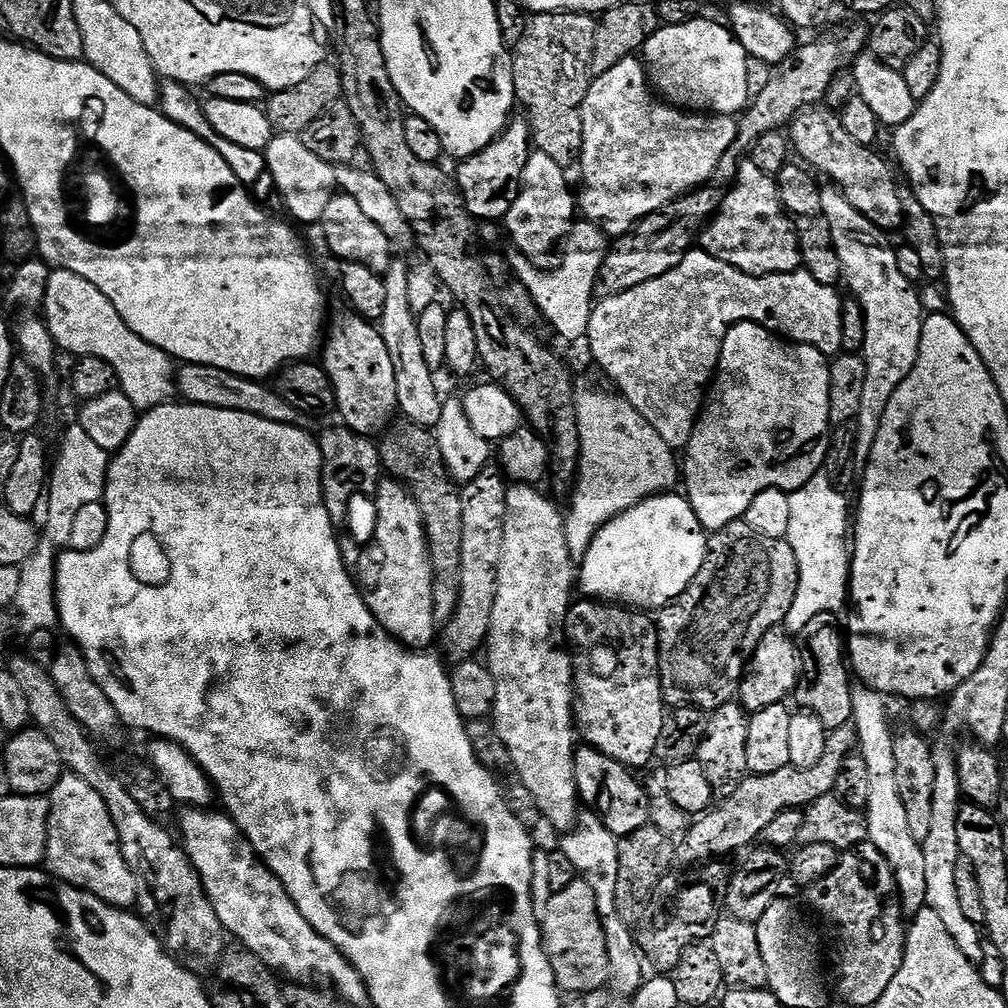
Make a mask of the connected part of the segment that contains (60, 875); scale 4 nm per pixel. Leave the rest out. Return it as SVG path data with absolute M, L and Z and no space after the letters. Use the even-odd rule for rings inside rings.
M71 774L61 775L60 781L53 786L50 793L48 828L64 830L64 832L48 830L48 838L54 838L54 842L58 844L54 852L46 853L46 858L54 858L54 860L46 860L46 868L55 879L94 894L102 902L112 904L115 908L128 910L136 904L138 894L136 874L122 854L120 835L110 818L110 810L106 810L106 802L102 802L94 786L82 782L82 778ZM68 844L72 846L64 854L54 856L58 850L66 848Z

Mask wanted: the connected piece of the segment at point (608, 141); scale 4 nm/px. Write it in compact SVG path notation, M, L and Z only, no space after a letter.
M627 56L625 60L618 62L618 66L599 73L593 79L591 86L588 87L586 102L582 106L582 150L578 157L578 169L580 168L580 176L584 179L584 189L578 192L578 208L582 213L583 219L589 220L591 224L597 224L600 229L608 233L609 237L619 238L625 236L628 232L633 231L636 225L641 220L646 219L647 216L662 210L667 204L674 202L680 196L686 195L701 185L707 185L713 179L715 171L718 169L718 162L722 160L726 150L733 145L736 132L737 121L731 116L697 114L691 110L681 110L679 107L665 102L654 91L648 74L644 71L643 63L636 56Z

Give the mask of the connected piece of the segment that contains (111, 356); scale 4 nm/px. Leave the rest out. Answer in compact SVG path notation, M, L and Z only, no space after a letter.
M53 271L46 286L42 319L61 353L73 352L76 358L93 356L110 362L116 371L119 391L128 395L137 410L167 404L177 395L174 377L178 368L172 357L158 350L158 346L138 338L94 282L86 282L86 278L73 272Z

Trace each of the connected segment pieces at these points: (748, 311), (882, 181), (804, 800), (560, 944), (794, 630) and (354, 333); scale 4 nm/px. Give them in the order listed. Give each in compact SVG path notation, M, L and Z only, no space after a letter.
M691 250L685 253L681 264L674 267L669 273L662 274L661 277L654 278L650 282L642 282L642 286L634 286L617 296L604 296L592 309L586 345L588 344L589 350L592 351L593 358L600 363L601 370L617 384L615 387L618 389L619 395L630 401L634 410L638 410L638 414L642 414L642 418L646 418L646 422L650 422L650 426L654 426L654 430L658 430L662 442L666 442L666 446L670 446L673 450L684 450L687 449L690 438L694 434L701 412L704 411L706 393L713 383L716 369L720 366L720 347L729 330L735 324L749 320L755 324L761 324L764 328L769 328L771 332L791 343L814 346L823 356L835 357L842 348L842 314L845 310L845 305L840 304L840 296L836 291L837 289L833 285L815 280L807 270L779 272L773 276L747 276L742 270L712 257L706 251Z
M813 106L801 112L790 125L790 143L795 155L801 156L799 159L809 169L832 179L829 181L839 188L854 210L885 230L903 229L905 197L896 193L896 176L891 166L876 150L854 142L854 138L842 130L842 122L835 111L831 112L828 106Z
M851 722L828 732L826 750L818 762L809 768L789 766L774 770L770 774L750 774L734 790L734 794L723 797L711 810L703 813L688 832L688 837L677 843L676 859L708 860L711 856L728 856L739 848L748 850L763 837L766 826L774 822L783 812L792 809L804 810L823 795L836 792L836 779L844 769L844 760L853 755L857 747L856 727Z
M573 879L565 888L557 887L553 891L550 906L546 906L542 913L542 939L554 972L556 987L564 994L585 994L609 983L607 938L594 890L584 879Z
M826 472L817 473L814 478L810 480L806 484L806 486L802 486L798 489L798 491L790 494L790 528L787 530L787 534L785 539L788 542L788 545L791 546L791 549L794 550L796 561L799 564L799 584L798 590L796 592L795 601L791 604L790 610L787 612L787 618L785 620L784 626L785 629L792 634L800 634L803 633L803 630L806 626L807 622L810 622L811 618L816 617L820 613L824 612L838 612L841 611L841 607L843 604L847 603L848 595L850 592L850 573L851 573L851 551L850 551L850 504L848 508L848 498L847 495L843 492L837 490L834 487L831 478L828 476Z
M347 315L338 319L333 328L331 325L320 362L335 388L337 413L342 418L341 423L359 436L374 438L388 430L395 419L394 414L397 415L399 411L397 372L379 329L363 317Z

